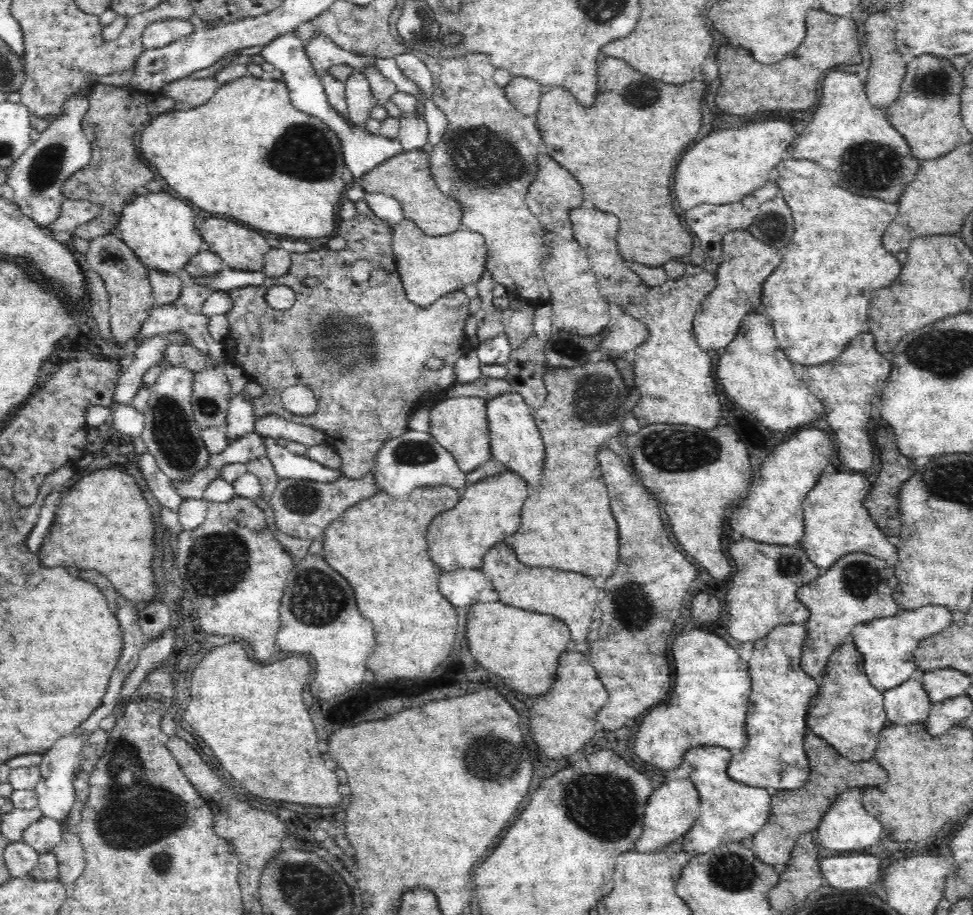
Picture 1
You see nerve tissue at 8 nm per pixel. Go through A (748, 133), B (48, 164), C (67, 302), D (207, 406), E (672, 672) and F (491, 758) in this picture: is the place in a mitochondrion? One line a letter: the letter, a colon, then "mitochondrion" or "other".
A: other
B: mitochondrion
C: other
D: mitochondrion
E: other
F: mitochondrion

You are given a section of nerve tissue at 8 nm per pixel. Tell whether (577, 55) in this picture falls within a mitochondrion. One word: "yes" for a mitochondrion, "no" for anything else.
no

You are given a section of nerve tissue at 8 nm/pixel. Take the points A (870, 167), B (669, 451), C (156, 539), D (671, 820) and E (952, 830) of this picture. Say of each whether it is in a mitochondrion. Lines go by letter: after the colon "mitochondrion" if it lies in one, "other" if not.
A: mitochondrion
B: mitochondrion
C: other
D: other
E: other

